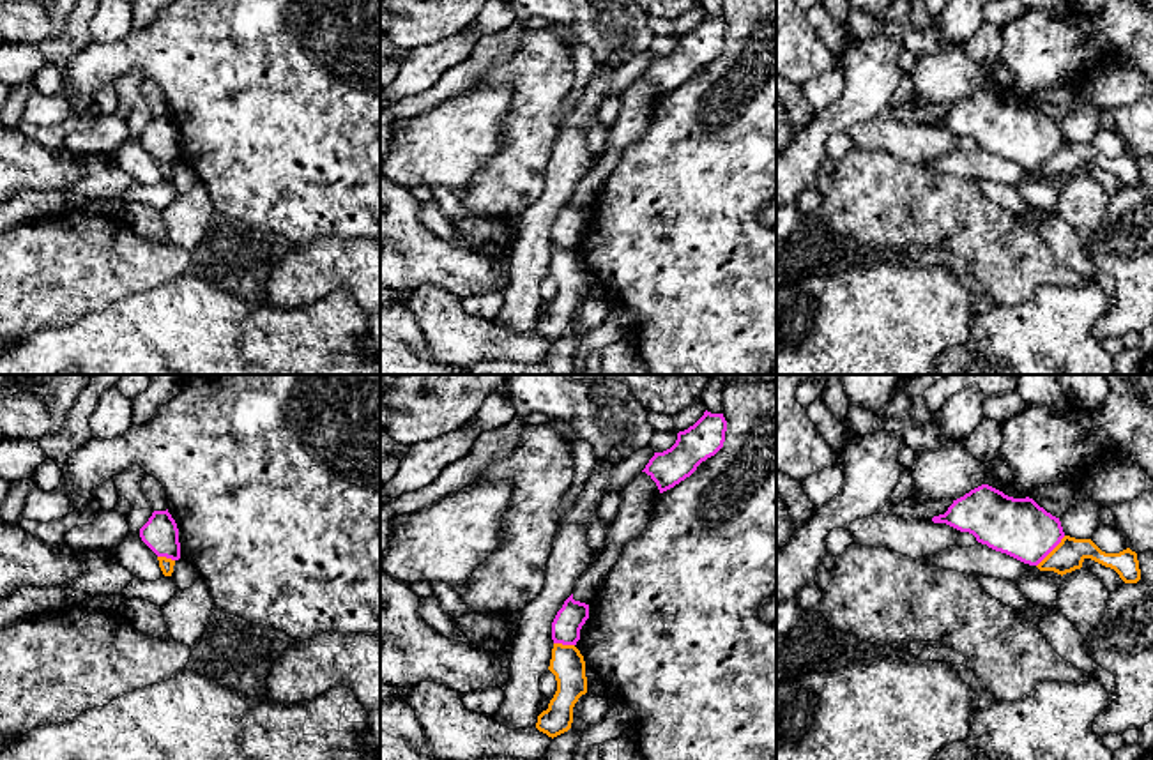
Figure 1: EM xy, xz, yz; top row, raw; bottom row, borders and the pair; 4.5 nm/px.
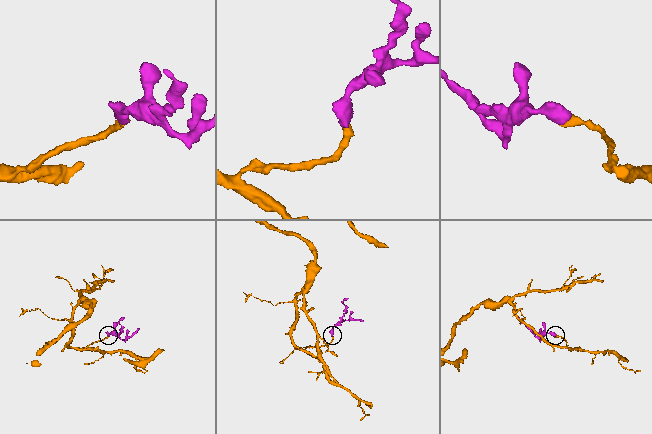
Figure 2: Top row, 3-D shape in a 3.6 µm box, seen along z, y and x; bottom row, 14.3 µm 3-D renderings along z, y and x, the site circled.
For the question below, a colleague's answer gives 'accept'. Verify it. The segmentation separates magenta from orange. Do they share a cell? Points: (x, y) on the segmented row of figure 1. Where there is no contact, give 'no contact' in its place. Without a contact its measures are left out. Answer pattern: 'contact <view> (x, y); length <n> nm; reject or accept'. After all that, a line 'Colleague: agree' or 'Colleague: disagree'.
contact yz (1051, 550); length 190 nm; reject
Colleague: disagree

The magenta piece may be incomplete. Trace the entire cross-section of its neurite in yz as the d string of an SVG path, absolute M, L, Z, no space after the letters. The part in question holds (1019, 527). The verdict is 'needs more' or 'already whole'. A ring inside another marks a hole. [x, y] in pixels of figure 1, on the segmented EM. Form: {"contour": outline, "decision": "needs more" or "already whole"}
{"contour": "M981 484L953 500L948 511L934 516L932 521L969 532L978 543L1029 566L1038 566L1065 537L1059 518L1047 513L1033 498L1013 498L989 484Z", "decision": "already whole"}

